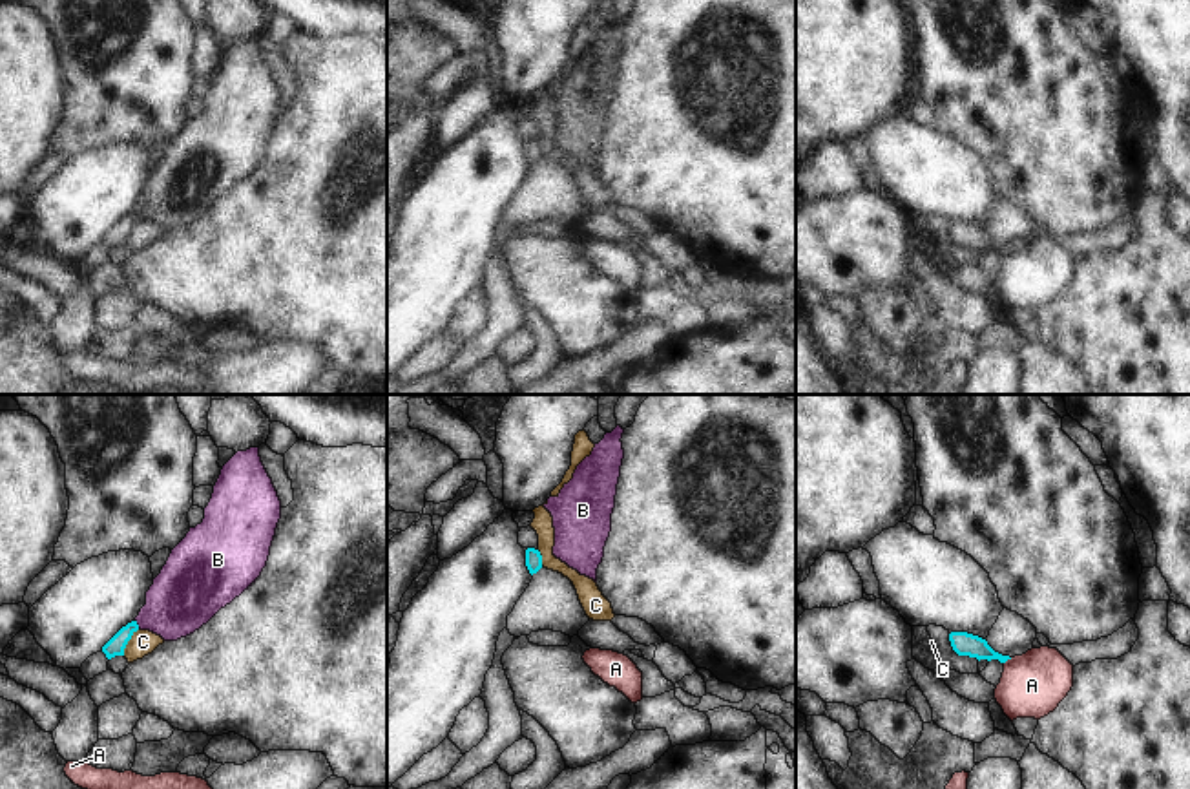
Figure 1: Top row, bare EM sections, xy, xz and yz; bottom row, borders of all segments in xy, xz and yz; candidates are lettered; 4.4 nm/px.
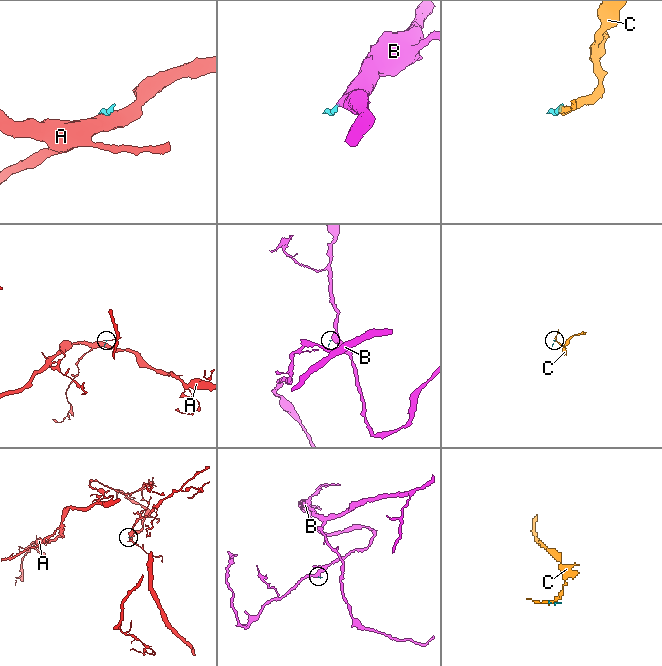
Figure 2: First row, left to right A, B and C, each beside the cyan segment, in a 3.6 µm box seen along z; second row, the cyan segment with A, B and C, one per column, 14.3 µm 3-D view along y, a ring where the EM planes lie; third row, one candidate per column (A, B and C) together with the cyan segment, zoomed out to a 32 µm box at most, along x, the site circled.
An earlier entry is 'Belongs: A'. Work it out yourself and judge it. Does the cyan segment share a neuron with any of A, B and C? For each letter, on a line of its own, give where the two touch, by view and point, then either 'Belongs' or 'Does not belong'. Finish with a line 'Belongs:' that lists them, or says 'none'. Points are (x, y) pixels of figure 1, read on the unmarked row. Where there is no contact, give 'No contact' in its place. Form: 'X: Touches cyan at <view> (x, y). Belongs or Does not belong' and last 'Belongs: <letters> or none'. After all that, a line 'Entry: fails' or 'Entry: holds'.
A: Touches cyan at yz (1008, 249). Does not belong
B: Touches cyan at xy (135, 214). Belongs
C: Touches cyan at xy (128, 231). Does not belong
Belongs: B.
Entry: fails

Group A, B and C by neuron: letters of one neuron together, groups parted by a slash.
A / B / C

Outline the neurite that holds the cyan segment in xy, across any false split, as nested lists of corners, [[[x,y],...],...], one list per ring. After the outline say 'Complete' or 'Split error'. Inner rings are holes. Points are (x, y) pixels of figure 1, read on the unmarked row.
[[[259,38],[237,42],[221,60],[203,113],[190,119],[172,141],[146,183],[146,195],[139,206],[102,237],[106,248],[124,247],[128,232],[139,219],[150,221],[164,232],[177,232],[206,216],[261,166],[279,110],[281,91],[261,53]]]. Split error.

